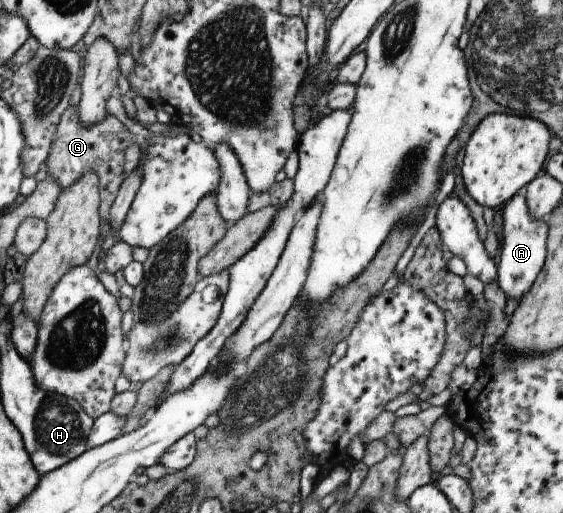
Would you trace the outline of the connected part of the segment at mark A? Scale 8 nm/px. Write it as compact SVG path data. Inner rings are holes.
M516 192L502 206L502 238L499 242L500 259L496 264L496 284L506 298L519 301L526 294L544 264L546 252L546 221L534 220L526 208L525 196Z

